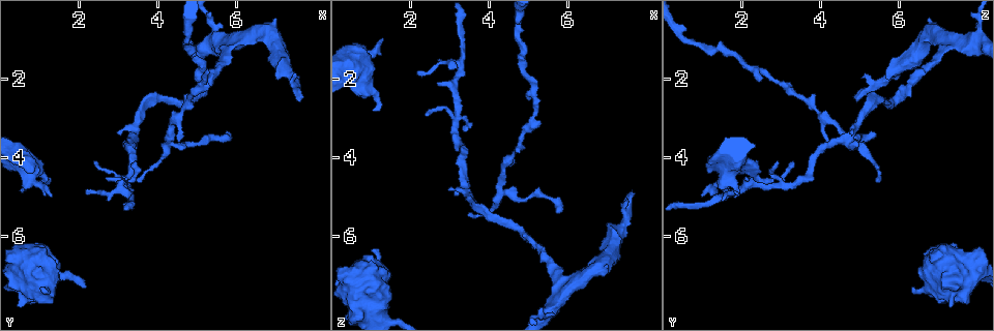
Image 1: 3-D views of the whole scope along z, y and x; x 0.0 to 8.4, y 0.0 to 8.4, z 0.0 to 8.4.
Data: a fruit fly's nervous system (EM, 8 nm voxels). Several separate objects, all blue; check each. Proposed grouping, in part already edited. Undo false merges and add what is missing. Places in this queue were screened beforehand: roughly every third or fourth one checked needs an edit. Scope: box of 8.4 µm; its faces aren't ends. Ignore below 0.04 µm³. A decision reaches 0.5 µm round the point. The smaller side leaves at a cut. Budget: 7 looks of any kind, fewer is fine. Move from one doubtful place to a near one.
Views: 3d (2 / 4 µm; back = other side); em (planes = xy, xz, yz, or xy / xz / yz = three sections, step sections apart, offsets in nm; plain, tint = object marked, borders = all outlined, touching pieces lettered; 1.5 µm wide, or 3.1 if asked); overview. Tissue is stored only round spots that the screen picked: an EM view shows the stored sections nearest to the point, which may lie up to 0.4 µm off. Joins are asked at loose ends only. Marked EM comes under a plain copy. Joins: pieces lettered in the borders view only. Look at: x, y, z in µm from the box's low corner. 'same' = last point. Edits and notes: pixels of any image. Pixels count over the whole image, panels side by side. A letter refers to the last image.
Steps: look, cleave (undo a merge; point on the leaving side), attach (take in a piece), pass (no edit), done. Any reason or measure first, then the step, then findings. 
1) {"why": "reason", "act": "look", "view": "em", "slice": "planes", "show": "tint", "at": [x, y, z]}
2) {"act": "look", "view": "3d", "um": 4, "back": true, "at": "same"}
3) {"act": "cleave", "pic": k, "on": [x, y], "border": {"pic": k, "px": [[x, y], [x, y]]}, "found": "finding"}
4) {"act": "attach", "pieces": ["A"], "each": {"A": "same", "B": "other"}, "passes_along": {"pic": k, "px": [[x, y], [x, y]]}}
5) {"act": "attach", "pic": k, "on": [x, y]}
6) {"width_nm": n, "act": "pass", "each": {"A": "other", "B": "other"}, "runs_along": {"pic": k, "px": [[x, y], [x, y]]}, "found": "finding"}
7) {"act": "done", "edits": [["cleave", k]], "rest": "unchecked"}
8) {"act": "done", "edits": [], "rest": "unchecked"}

{"why": "three-way junction", "act": "look", "view": "em", "slice": "yz", "step": 8, "show": "borders", "at": [6.05, 1.00, 7.30]}

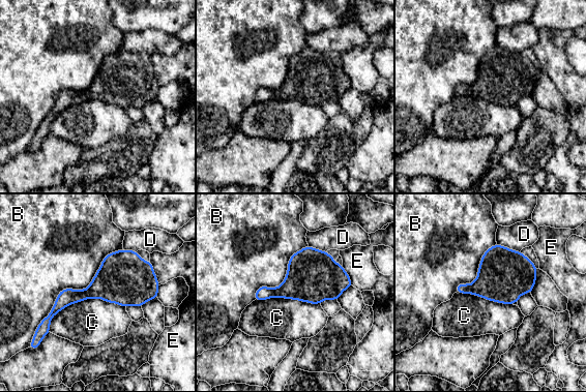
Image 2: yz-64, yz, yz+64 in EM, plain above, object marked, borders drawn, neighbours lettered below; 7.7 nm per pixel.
{"act": "pass", "each": {"B": "other", "C": "other", "D": "other", "E": "other"}, "border": {"pic": 2, "px": [[122, 248], [48, 313]]}, "found": "continuous, no second neuron"}

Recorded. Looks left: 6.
{"why": "thin end", "act": "look", "view": "3d", "um": 2, "back": true, "at": [5.75, 3.35, 5.40]}

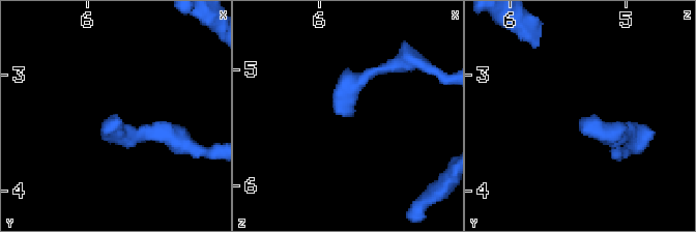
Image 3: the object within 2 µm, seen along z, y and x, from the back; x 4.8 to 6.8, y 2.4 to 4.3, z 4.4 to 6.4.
{"why": "need the tissue", "act": "look", "view": "em", "slice": "planes", "show": "borders", "at": [5.76, 3.38, 5.42]}

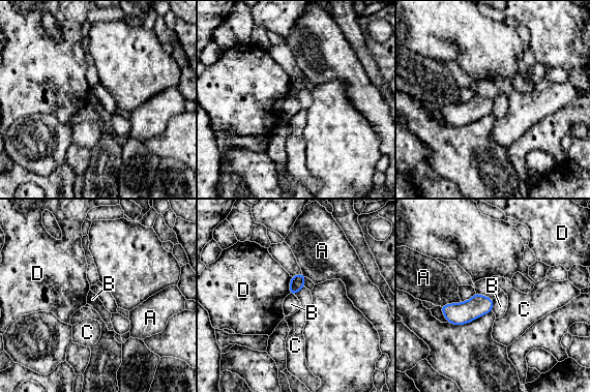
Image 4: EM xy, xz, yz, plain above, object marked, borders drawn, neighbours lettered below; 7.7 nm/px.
{"longest_contact_nm": ["A", 170], "act": "pass", "each": {"A": "other", "B": "other", "C": "other", "D": "other"}, "border": {"pic": 4, "px": [[492, 299], [493, 310]]}, "found": "none of them fits"}

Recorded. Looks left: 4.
{"why": "an open end", "act": "look", "view": "em", "slice": "planes", "show": "borders", "at": [1.05, 4.55, 2.80]}

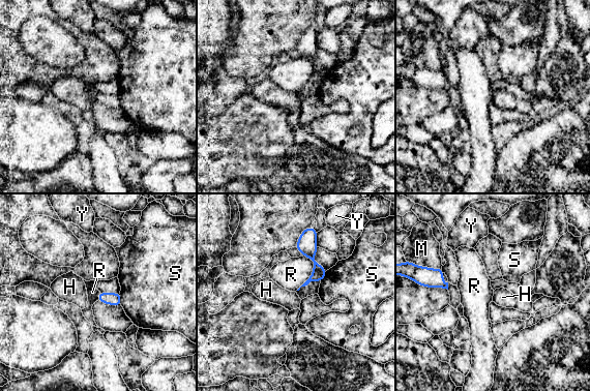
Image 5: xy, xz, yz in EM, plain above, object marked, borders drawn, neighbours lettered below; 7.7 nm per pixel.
{"longest_contact_nm": ["R", 280], "act": "pass", "each": {"H": "other", "M": "other", "R": "other", "S": "other", "Y": "other"}, "border": {"pic": 5, "px": [[306, 256], [313, 272], [296, 290]]}, "found": "no lettered piece goes on from it"}

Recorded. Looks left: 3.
{"act": "done", "edits": [], "rest": "unchecked"}

